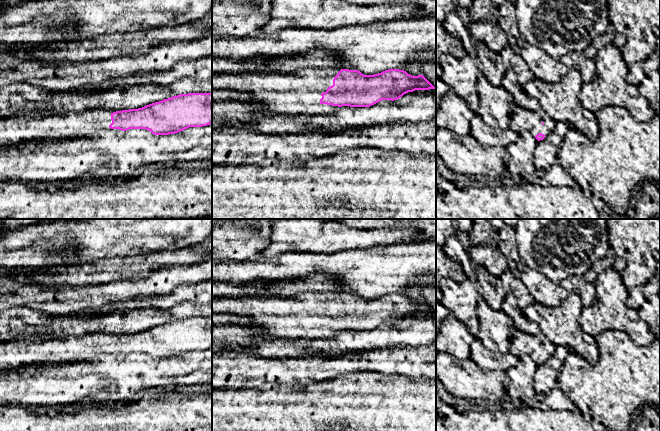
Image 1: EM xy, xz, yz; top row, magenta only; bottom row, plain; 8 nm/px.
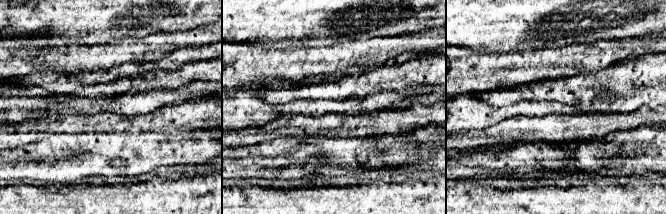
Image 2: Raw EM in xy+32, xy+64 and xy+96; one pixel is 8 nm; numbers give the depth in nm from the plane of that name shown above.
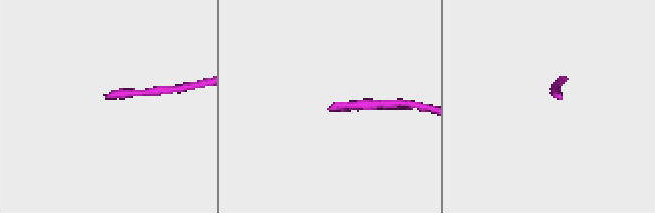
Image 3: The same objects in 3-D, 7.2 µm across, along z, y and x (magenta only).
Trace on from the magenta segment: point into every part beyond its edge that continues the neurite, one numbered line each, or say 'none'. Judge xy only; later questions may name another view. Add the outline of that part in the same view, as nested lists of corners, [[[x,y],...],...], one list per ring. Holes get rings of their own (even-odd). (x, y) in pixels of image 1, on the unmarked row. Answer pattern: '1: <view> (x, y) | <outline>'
1: xy (23, 352) | [[[96,332],[83,336],[42,334],[26,339],[0,342],[0,371],[33,365],[49,356],[61,358],[111,354],[111,338],[116,335]]]

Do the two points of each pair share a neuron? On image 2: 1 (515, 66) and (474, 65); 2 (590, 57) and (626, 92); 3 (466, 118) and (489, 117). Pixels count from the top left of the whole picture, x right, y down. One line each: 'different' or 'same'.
1: same
2: different
3: same

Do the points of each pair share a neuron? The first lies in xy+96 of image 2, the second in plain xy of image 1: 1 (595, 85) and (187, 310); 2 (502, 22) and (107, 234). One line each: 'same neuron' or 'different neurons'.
1: different neurons
2: same neuron

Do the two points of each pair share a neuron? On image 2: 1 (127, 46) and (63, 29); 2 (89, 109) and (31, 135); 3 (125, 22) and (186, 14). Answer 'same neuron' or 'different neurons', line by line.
1: different neurons
2: different neurons
3: same neuron

